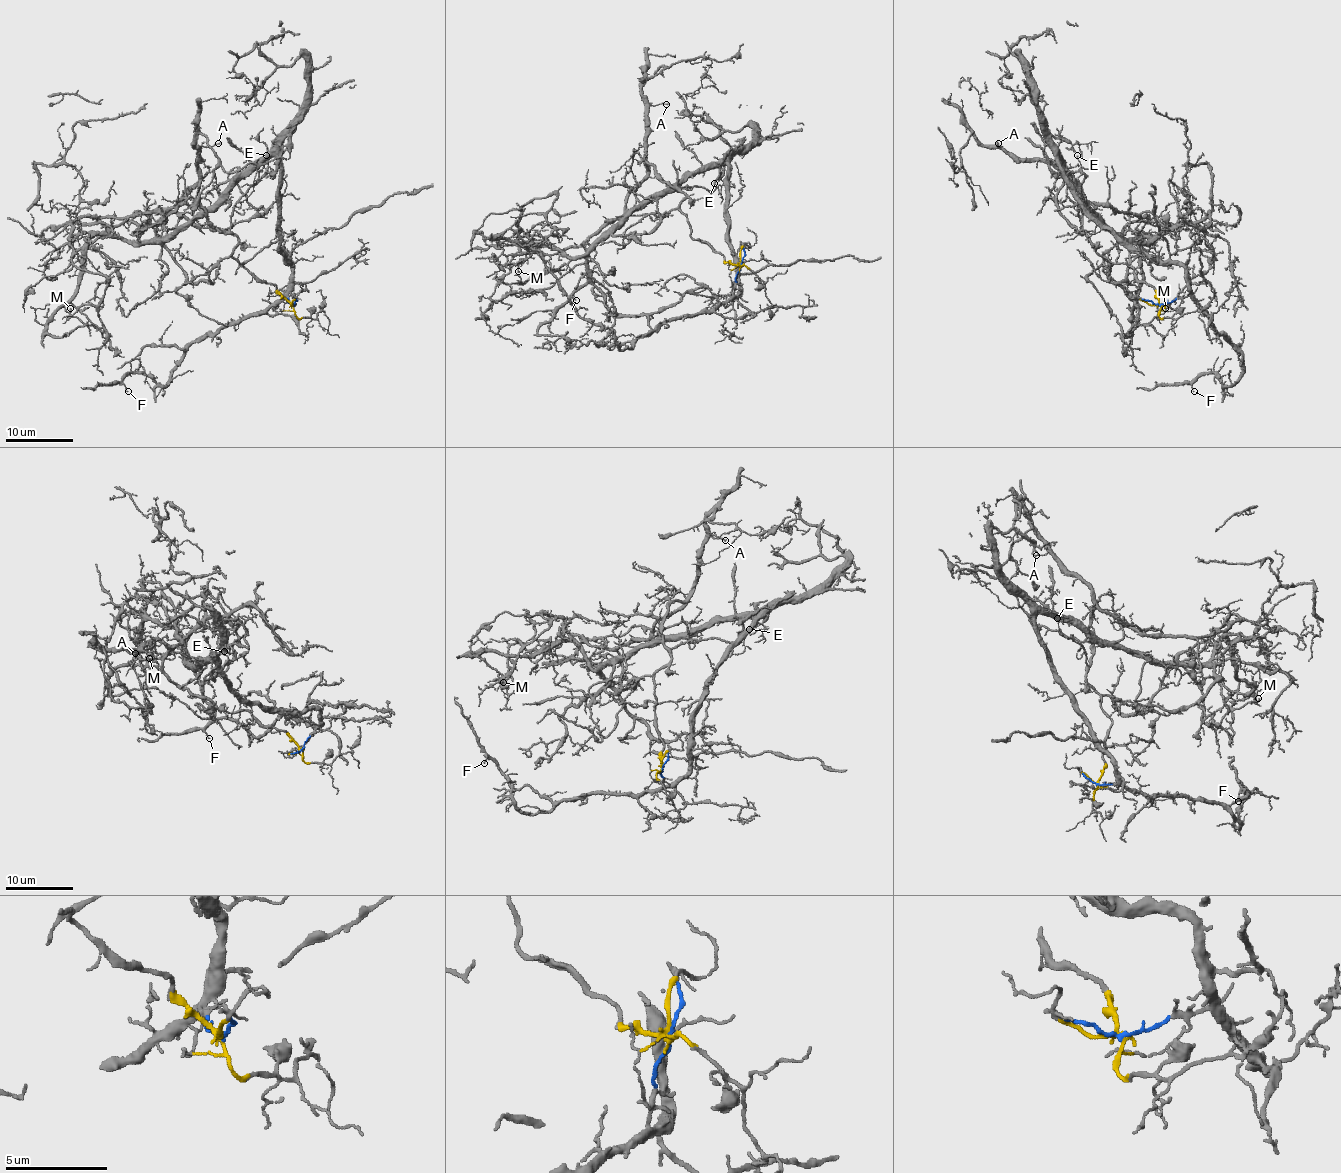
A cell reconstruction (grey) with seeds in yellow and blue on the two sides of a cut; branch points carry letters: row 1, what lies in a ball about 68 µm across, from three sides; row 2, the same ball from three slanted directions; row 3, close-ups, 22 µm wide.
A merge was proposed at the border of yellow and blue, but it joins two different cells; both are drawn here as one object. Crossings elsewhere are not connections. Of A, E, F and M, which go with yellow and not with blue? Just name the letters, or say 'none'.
A, E

